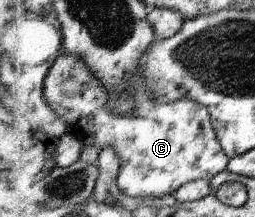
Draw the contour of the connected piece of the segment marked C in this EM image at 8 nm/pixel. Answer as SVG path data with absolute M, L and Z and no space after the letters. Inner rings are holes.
M62 53L48 72L43 88L46 101L56 115L64 120L68 134L79 138L84 145L100 147L101 151L104 148L116 150L121 159L117 182L125 194L133 198L157 200L176 193L188 181L213 178L227 169L231 157L228 157L220 143L212 123L211 111L205 105L188 98L158 102L153 90L147 85L142 66L143 61L137 66L135 77L128 83L129 89L122 94L125 100L133 103L133 109L128 114L118 114L107 105L107 92L96 76L76 56L66 56Z

